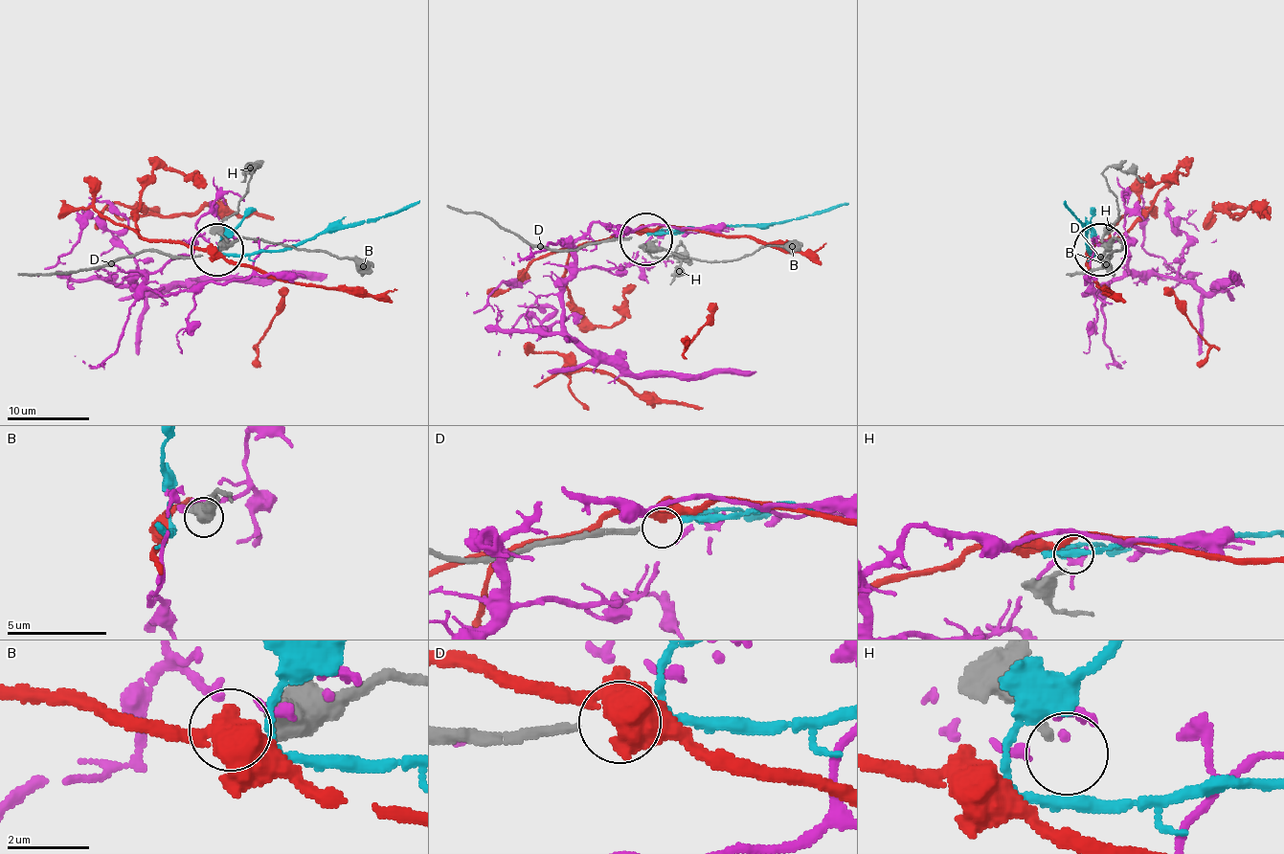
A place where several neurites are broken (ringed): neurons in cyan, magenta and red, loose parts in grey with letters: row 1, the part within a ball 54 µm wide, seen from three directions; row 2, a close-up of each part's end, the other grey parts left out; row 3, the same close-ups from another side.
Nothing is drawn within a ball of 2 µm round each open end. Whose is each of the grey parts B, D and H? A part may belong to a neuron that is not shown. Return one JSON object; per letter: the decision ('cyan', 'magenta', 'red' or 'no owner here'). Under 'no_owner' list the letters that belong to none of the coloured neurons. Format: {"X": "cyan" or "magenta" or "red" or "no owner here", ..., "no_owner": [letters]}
{"B": "no owner here", "D": "cyan", "H": "no owner here", "no_owner": ["B", "H"]}

